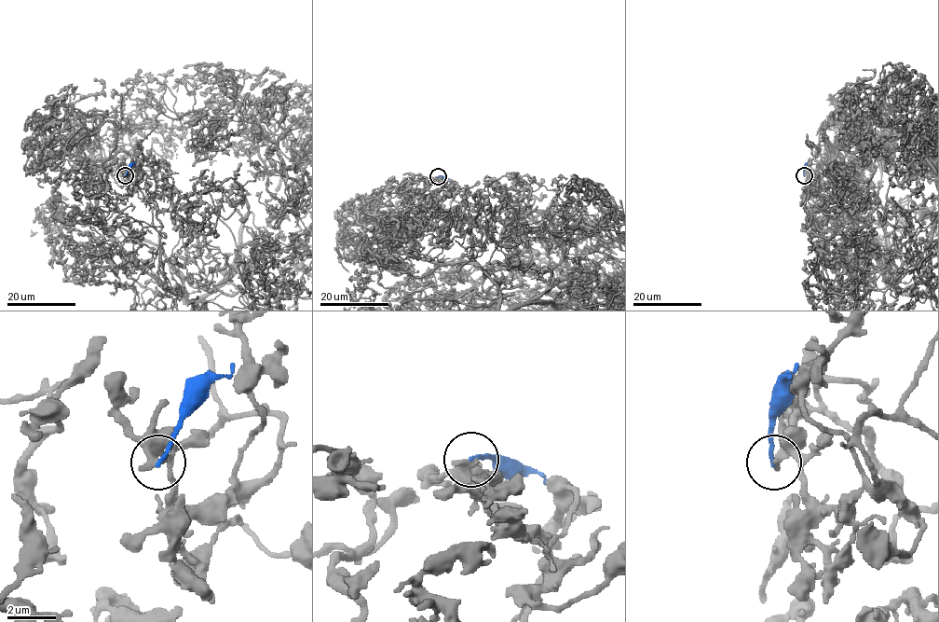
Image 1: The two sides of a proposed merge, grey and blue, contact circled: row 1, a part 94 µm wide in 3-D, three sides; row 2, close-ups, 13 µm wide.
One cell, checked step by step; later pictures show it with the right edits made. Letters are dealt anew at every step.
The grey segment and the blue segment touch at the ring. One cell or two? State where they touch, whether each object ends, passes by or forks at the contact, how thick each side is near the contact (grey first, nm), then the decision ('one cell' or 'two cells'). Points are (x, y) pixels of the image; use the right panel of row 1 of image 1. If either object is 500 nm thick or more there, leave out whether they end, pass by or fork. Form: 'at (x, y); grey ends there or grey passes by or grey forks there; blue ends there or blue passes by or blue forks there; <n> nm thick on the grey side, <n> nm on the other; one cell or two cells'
at (804, 175); grey passes by; blue ends there; 320 nm thick on the grey side, 140 nm on the other; two cells

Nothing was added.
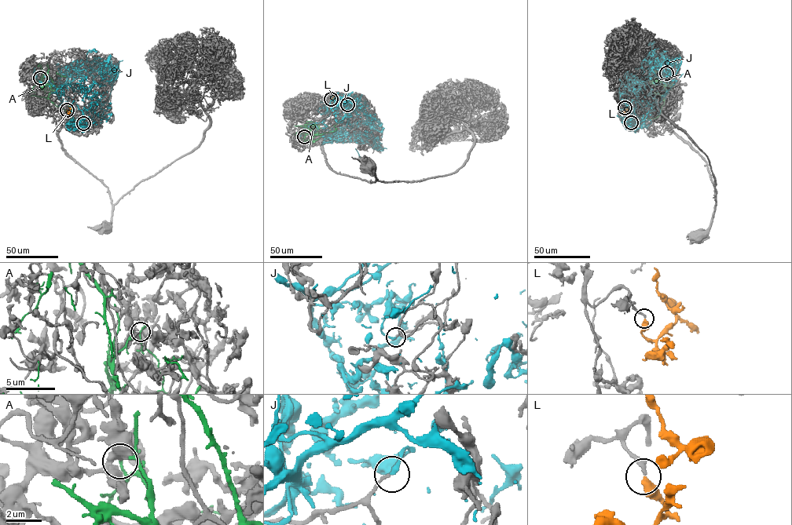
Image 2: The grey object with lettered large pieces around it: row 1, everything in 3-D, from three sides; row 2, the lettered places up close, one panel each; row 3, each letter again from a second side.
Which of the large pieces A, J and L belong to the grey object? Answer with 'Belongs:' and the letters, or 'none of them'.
Belongs: L

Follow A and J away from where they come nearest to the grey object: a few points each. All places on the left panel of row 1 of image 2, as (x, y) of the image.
A: (40, 78), (42, 82), (57, 88), (49, 95), (53, 103), (63, 108), (71, 117), (71, 119), (82, 117)
J: (83, 123), (82, 111), (100, 101), (93, 82), (105, 85), (119, 63), (40, 82), (51, 86), (45, 75)

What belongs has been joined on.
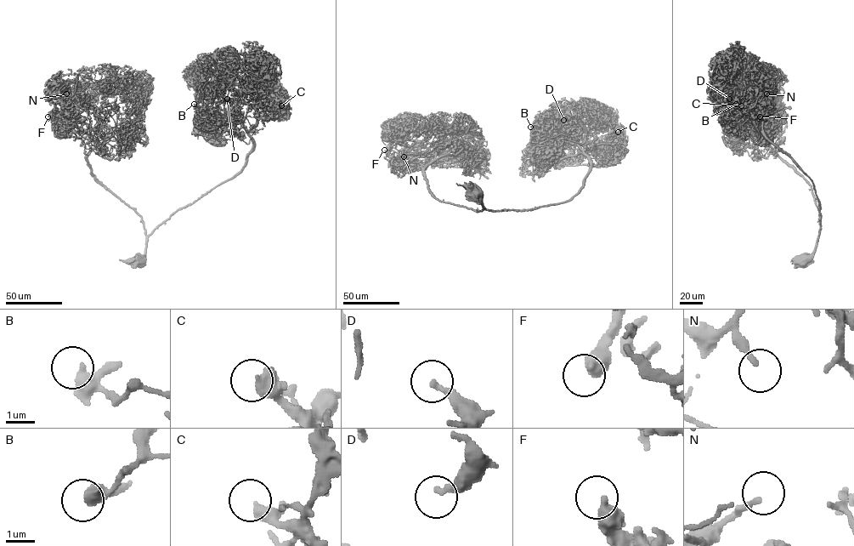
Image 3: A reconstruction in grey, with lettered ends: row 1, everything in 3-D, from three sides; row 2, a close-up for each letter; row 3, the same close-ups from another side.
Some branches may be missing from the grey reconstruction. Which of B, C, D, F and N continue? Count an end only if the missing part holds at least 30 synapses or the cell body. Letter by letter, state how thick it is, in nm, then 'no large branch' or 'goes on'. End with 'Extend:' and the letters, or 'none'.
B: 400 nm thick; no large branch
C: 480 nm thick; no large branch
D: 240 nm thick; no large branch
F: 480 nm thick; no large branch
N: 180 nm thick; no large branch
Extend: none

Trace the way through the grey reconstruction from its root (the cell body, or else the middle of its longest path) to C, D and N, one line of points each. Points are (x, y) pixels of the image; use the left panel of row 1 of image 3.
C: (140, 262), (147, 237), (155, 230), (242, 168), (253, 145), (246, 132), (260, 116), (285, 109), (281, 105)
D: (140, 262), (155, 230), (244, 164), (253, 139), (227, 111), (223, 93), (227, 99)
N: (140, 262), (142, 218), (93, 176), (87, 156), (97, 135), (62, 109), (59, 102), (66, 93)

